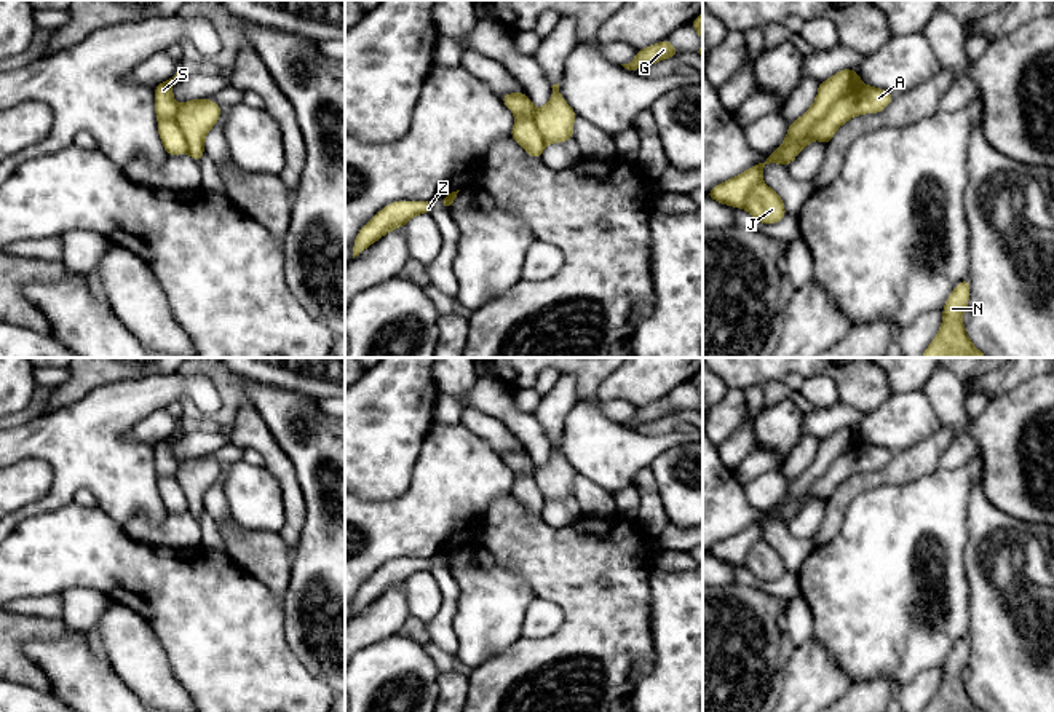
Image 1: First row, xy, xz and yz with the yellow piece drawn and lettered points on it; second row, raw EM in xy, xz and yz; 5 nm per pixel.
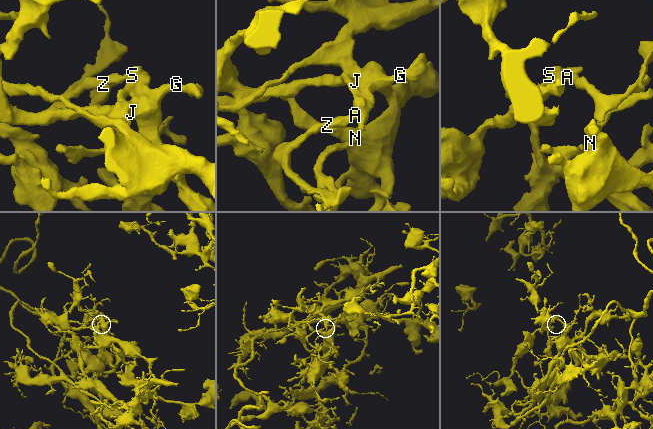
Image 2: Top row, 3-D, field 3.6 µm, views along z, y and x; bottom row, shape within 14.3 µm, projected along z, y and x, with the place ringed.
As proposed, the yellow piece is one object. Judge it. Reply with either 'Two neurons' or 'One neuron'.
Two neurons

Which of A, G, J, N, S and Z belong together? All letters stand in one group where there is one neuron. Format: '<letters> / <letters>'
A Z / G J N S

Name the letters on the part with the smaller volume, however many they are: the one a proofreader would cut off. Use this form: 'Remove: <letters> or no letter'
Remove: A, Z

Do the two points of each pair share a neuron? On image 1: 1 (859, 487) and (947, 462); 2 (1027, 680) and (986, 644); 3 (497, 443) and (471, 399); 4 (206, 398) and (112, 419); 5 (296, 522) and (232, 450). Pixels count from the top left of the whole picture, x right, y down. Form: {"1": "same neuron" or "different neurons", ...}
{"1": "different neurons", "2": "same neuron", "3": "different neurons", "4": "same neuron", "5": "different neurons"}

